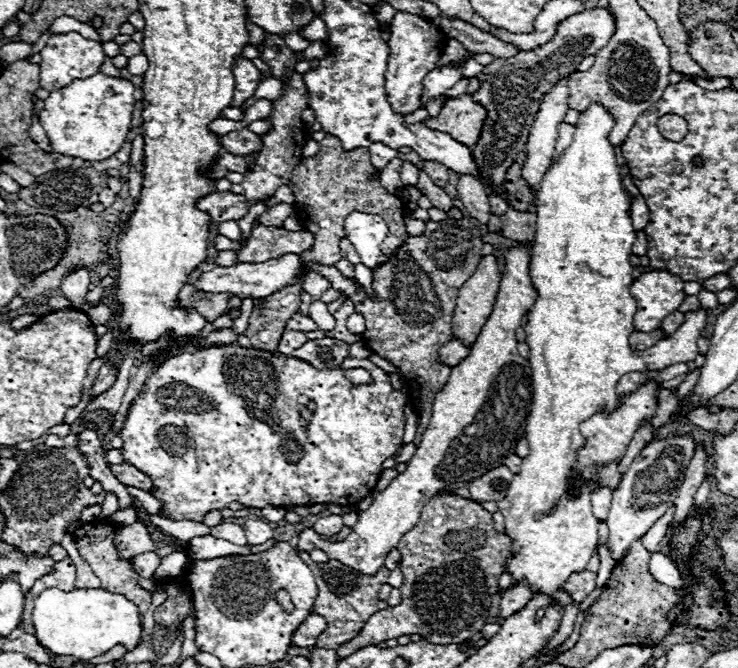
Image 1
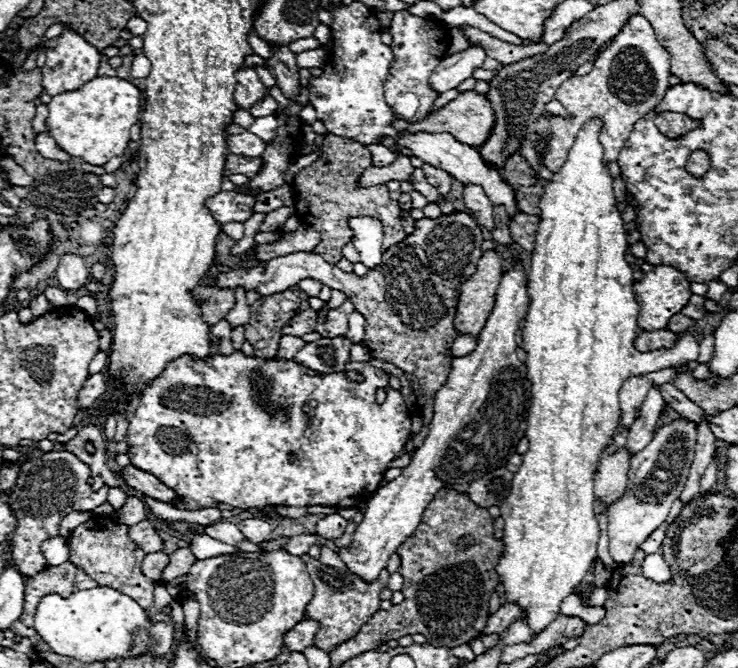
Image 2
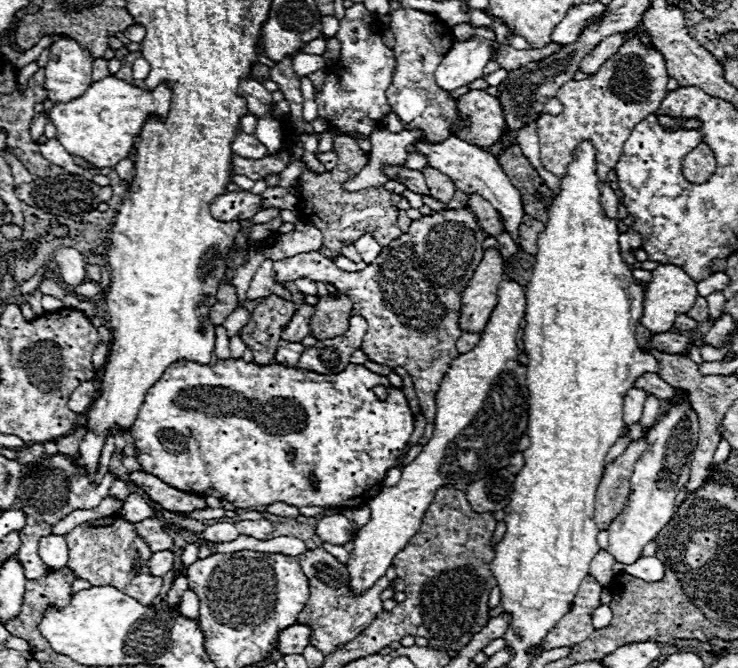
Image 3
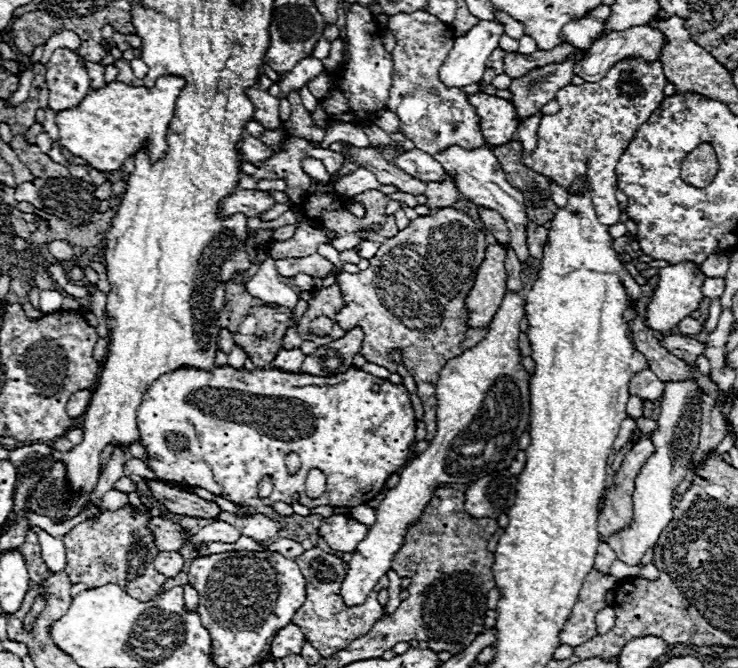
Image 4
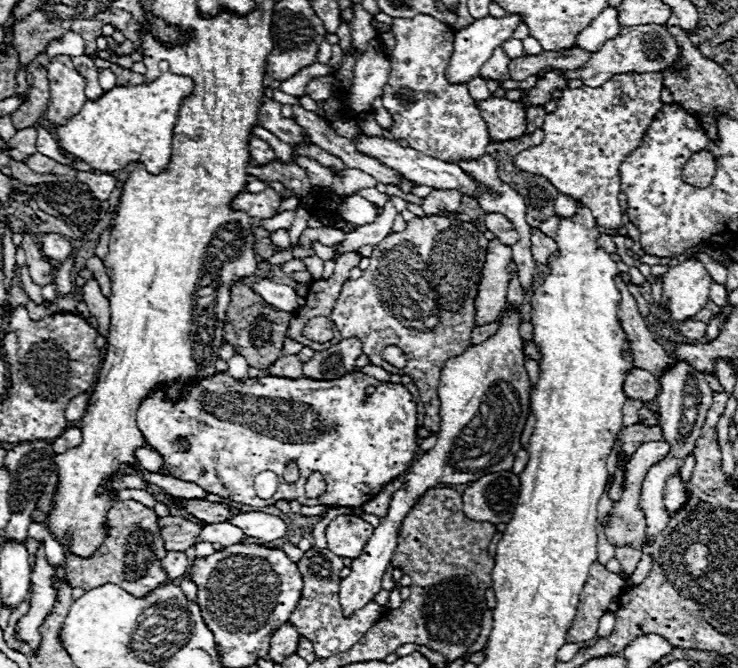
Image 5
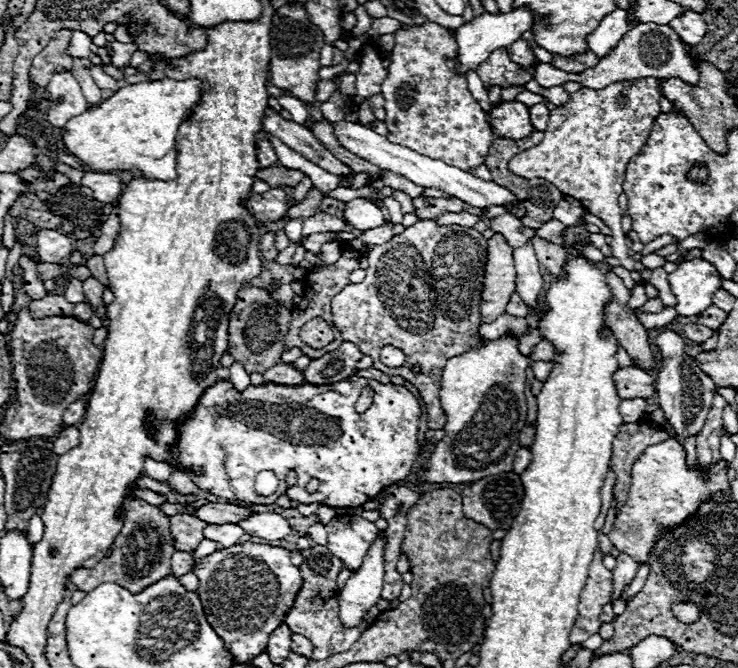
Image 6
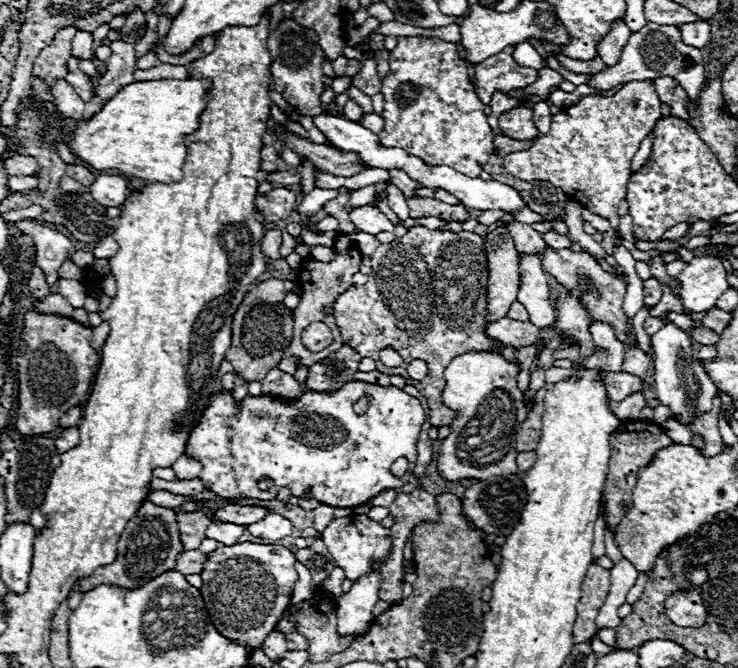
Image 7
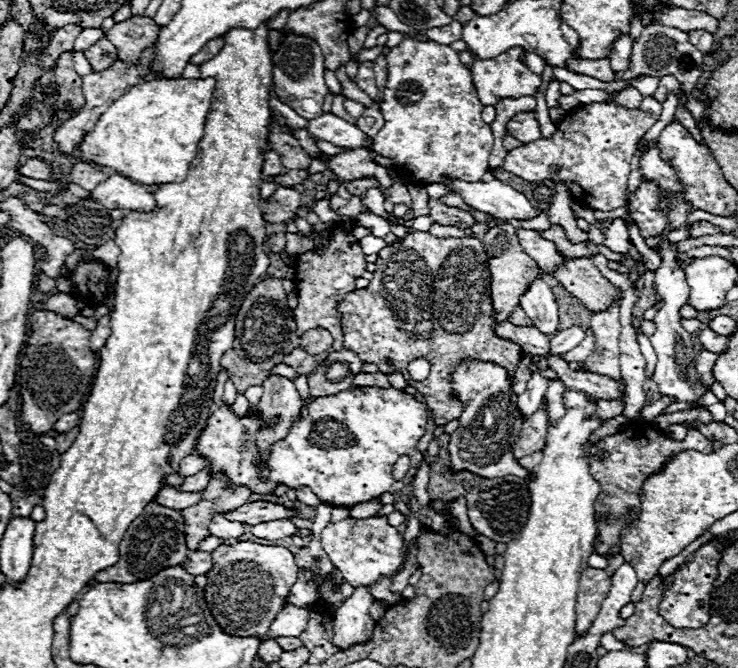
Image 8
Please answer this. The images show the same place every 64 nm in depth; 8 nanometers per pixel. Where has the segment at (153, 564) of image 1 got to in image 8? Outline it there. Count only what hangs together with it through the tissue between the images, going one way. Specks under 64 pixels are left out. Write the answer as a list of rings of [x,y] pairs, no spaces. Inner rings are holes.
[[[188,552],[184,568],[192,576],[198,576],[198,574],[208,574],[212,570],[212,564],[214,564],[214,560],[212,560],[210,552]]]

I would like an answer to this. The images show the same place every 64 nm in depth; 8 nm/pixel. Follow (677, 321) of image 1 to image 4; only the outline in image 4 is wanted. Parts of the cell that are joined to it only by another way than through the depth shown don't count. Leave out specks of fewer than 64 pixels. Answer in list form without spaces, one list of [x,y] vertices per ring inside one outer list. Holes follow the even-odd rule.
[[[684,318],[684,320],[680,320],[680,324],[678,324],[678,328],[680,328],[680,332],[684,334],[684,336],[694,336],[694,334],[700,334],[702,332],[702,328],[704,328],[704,322],[700,322],[700,320],[694,320],[694,318]]]

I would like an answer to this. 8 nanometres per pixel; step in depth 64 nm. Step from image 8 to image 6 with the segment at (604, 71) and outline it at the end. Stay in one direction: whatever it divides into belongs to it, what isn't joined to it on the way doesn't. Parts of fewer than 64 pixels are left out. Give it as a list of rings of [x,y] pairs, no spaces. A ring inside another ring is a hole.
[[[586,52],[582,56],[554,56],[552,66],[564,70],[564,72],[584,72],[584,68],[590,68],[592,64],[596,64],[598,56],[594,56],[592,52]]]

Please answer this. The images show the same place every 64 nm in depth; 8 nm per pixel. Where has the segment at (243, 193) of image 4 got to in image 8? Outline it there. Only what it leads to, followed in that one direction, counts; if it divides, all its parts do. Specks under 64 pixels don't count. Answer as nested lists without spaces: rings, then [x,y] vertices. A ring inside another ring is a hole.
[[[278,186],[274,196],[268,202],[264,202],[264,206],[262,206],[264,220],[266,222],[292,220],[300,206],[302,206],[302,194],[300,192],[296,192],[294,188]]]

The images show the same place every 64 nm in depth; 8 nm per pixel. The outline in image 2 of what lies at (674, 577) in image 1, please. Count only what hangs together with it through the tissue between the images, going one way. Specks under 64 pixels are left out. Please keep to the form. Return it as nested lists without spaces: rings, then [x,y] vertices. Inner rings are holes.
[[[652,554],[652,556],[646,556],[640,564],[642,568],[642,574],[644,578],[648,580],[654,580],[654,582],[668,582],[668,564],[664,562],[664,558],[660,554]]]

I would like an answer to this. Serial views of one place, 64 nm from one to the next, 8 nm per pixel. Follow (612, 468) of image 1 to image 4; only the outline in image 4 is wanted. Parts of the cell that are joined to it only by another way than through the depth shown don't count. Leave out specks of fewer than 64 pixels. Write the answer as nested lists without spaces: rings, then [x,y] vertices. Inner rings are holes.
[[[642,438],[640,442],[636,442],[628,450],[628,454],[622,462],[622,468],[616,472],[614,484],[608,490],[606,508],[598,516],[598,532],[604,538],[620,532],[620,528],[624,528],[632,522],[632,518],[634,518],[634,510],[632,510],[632,506],[634,506],[634,500],[632,500],[634,482],[636,482],[636,476],[640,474],[640,466],[654,452],[656,452],[654,444],[648,438]]]

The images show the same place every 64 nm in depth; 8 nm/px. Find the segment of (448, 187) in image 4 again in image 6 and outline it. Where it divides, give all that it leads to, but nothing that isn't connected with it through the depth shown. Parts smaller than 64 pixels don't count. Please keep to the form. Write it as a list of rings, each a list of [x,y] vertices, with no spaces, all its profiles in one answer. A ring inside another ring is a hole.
[[[414,198],[412,200],[414,204],[414,214],[418,218],[436,218],[436,216],[442,216],[446,212],[462,212],[464,210],[464,202],[458,200],[458,198]]]

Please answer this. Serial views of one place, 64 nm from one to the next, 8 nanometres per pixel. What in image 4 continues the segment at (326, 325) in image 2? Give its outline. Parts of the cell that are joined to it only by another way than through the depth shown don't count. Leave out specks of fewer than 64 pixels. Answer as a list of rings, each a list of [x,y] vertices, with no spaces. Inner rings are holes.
[[[330,286],[326,290],[312,290],[312,300],[308,300],[308,312],[304,312],[304,316],[300,318],[298,322],[298,332],[300,336],[304,336],[304,340],[310,340],[314,342],[317,347],[326,345],[332,340],[338,340],[340,336],[344,336],[344,330],[334,322],[334,328],[332,328],[332,334],[330,336],[314,336],[308,332],[308,324],[316,318],[316,316],[328,316],[328,318],[334,318],[336,312],[344,306],[342,302],[342,294],[338,290],[338,286]]]

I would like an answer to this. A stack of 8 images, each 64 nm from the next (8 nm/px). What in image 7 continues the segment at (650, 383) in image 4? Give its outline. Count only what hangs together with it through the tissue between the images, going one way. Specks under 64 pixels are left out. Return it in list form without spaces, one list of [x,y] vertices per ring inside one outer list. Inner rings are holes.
[[[604,372],[596,380],[602,380],[606,384],[606,396],[612,402],[622,402],[630,392],[640,390],[644,392],[644,382],[632,374],[626,372]]]

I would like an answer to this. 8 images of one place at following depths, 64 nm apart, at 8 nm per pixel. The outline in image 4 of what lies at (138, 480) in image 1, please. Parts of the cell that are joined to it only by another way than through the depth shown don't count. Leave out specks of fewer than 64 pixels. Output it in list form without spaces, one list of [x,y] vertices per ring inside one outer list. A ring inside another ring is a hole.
[[[148,482],[148,486],[152,488],[152,496],[174,514],[186,514],[186,516],[194,516],[194,518],[214,520],[222,512],[220,506],[216,506],[214,502],[202,500],[194,494],[178,492],[162,482]]]

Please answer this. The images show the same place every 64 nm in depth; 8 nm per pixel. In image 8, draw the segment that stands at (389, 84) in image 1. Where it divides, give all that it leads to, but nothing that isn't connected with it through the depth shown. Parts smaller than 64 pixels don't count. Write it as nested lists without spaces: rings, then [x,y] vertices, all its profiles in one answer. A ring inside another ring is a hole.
[[[404,38],[396,48],[392,48],[386,56],[388,68],[400,68],[402,80],[394,86],[386,86],[382,94],[382,116],[384,126],[374,136],[374,150],[380,156],[388,156],[396,160],[394,168],[412,184],[440,184],[444,176],[450,180],[468,180],[476,182],[488,172],[488,158],[492,152],[492,130],[482,120],[482,104],[478,100],[476,88],[472,84],[472,76],[468,68],[460,62],[458,54],[436,42],[416,42],[412,38]]]

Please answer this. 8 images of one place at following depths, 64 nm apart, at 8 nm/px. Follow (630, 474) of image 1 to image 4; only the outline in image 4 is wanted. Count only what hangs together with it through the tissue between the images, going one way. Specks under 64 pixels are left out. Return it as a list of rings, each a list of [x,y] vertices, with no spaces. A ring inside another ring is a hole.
[[[686,378],[680,382],[664,382],[664,396],[660,398],[660,410],[658,410],[658,428],[652,432],[652,442],[656,446],[656,454],[648,458],[644,468],[640,470],[640,476],[636,478],[636,492],[634,492],[634,526],[622,530],[618,536],[608,538],[606,542],[616,552],[618,560],[636,566],[644,552],[652,548],[662,534],[662,530],[672,520],[672,494],[678,486],[678,482],[686,474],[686,464],[694,456],[694,450],[698,448],[700,440],[700,424],[702,424],[702,412],[700,412],[700,388],[694,378]]]

